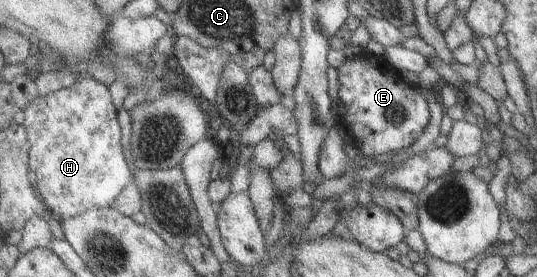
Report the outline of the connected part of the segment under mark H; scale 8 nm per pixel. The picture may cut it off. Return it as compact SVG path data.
M86 74L72 85L47 96L38 96L24 110L24 123L31 141L30 169L37 179L35 188L44 198L54 215L73 218L90 208L108 208L130 185L132 172L122 149L122 127L118 123L118 111L112 103L110 89Z

